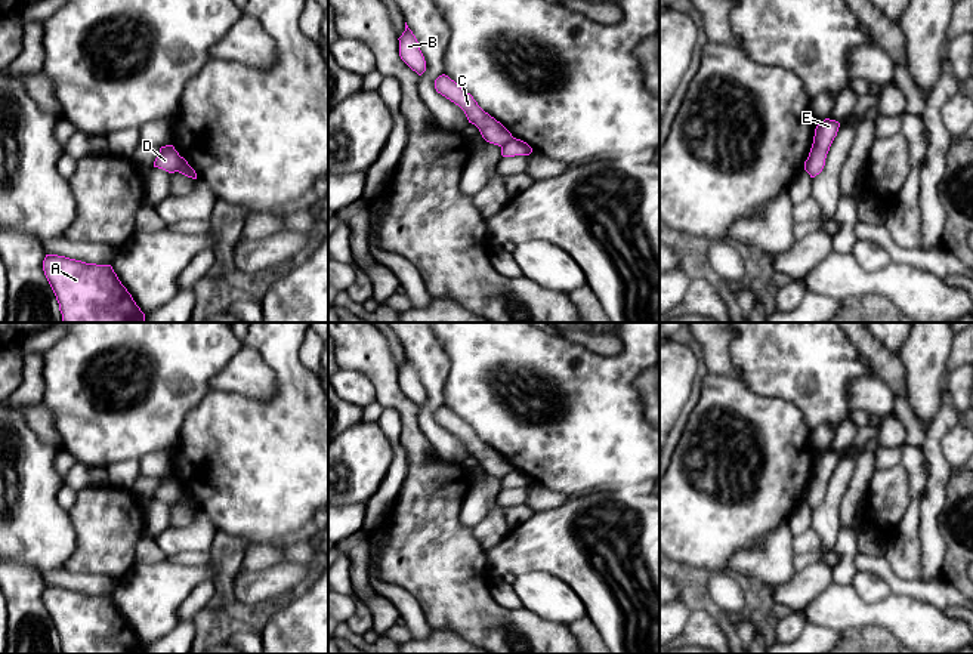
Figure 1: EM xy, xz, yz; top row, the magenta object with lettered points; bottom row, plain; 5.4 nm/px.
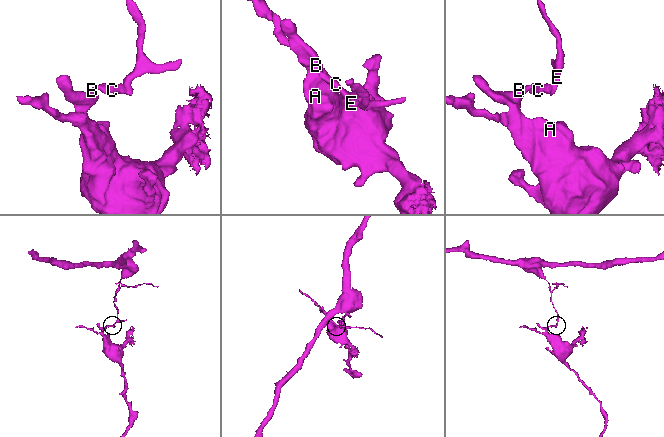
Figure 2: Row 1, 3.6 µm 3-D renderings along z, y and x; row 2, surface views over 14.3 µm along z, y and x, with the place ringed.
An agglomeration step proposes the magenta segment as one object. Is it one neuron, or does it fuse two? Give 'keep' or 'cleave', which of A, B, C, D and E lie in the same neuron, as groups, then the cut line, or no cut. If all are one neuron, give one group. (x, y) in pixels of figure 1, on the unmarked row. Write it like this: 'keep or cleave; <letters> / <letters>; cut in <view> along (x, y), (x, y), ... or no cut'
cleave; A B C D / E; cut in xy along (181, 489), (176, 502)

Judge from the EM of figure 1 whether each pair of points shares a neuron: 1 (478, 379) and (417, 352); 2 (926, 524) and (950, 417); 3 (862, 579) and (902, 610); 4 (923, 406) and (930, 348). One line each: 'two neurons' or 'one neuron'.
1: two neurons
2: one neuron
3: two neurons
4: one neuron

